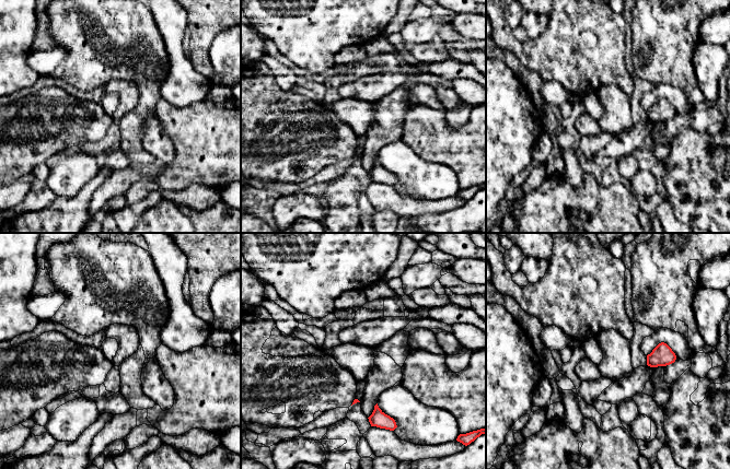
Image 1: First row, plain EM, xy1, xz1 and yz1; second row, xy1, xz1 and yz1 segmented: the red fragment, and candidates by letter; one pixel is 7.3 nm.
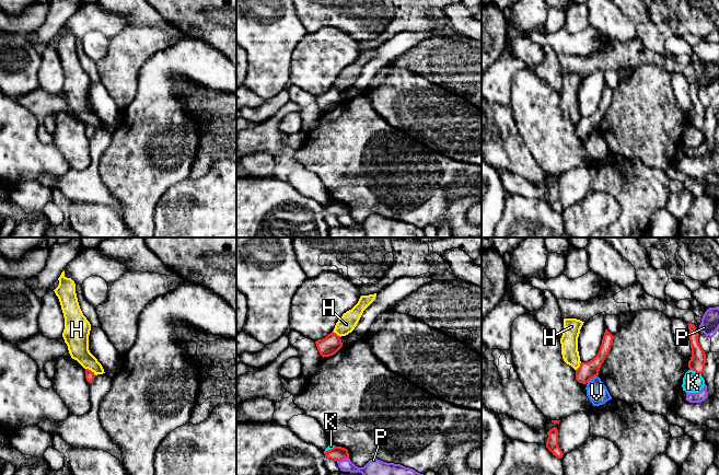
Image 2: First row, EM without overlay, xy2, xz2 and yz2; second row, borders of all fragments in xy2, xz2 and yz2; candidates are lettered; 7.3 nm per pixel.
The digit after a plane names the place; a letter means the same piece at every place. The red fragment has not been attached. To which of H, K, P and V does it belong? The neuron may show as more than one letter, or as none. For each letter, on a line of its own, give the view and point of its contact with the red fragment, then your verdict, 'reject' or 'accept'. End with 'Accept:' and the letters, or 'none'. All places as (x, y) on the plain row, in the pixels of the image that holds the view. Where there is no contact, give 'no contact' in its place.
H: meets red in xy2 at (90, 125); reject
K: meets red in yz2 at (695, 126); reject
P: meets red in xz2 at (343, 213); reject
V: meets red in yz2 at (591, 132); reject
Accept: none

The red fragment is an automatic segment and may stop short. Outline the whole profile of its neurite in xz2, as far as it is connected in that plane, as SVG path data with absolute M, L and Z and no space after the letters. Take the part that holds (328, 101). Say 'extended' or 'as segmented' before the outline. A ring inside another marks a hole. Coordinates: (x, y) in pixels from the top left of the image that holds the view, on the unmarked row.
as segmented | M334 86L328 89L325 93L316 95L315 99L323 113L335 109L343 102L340 91Z

